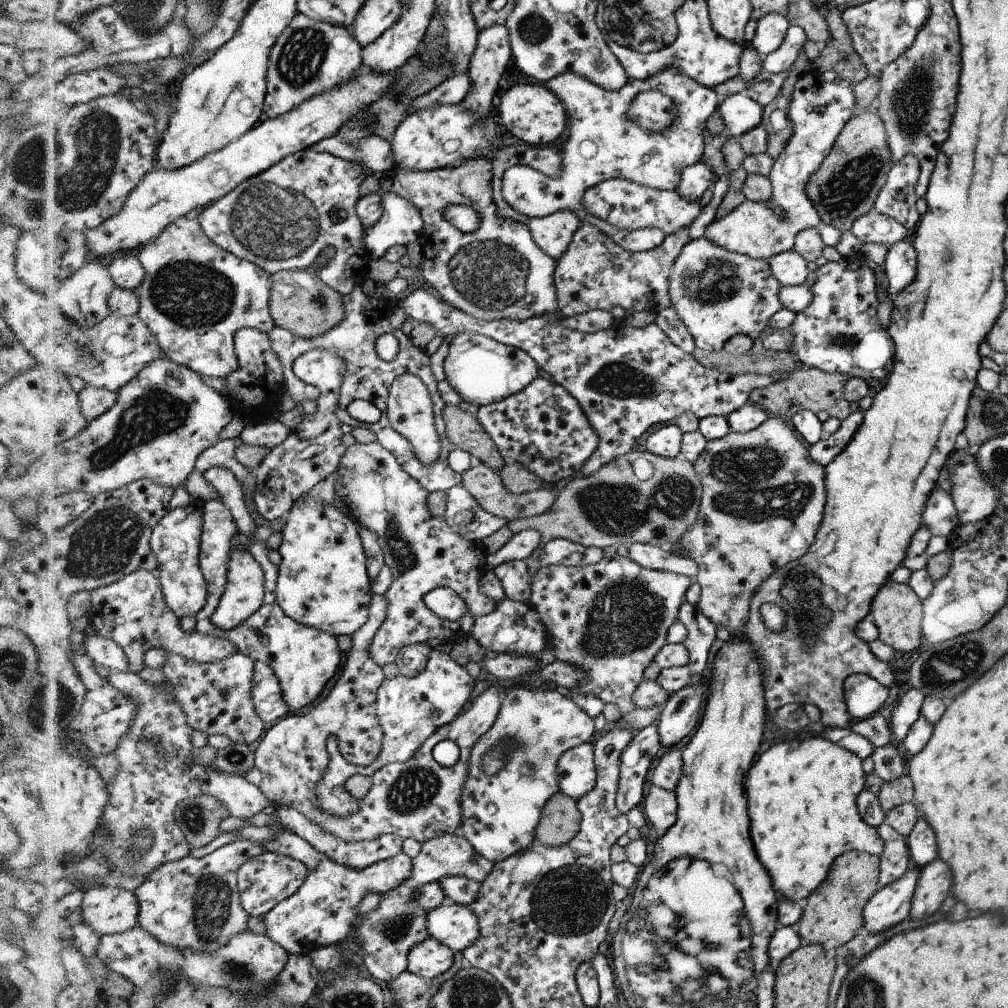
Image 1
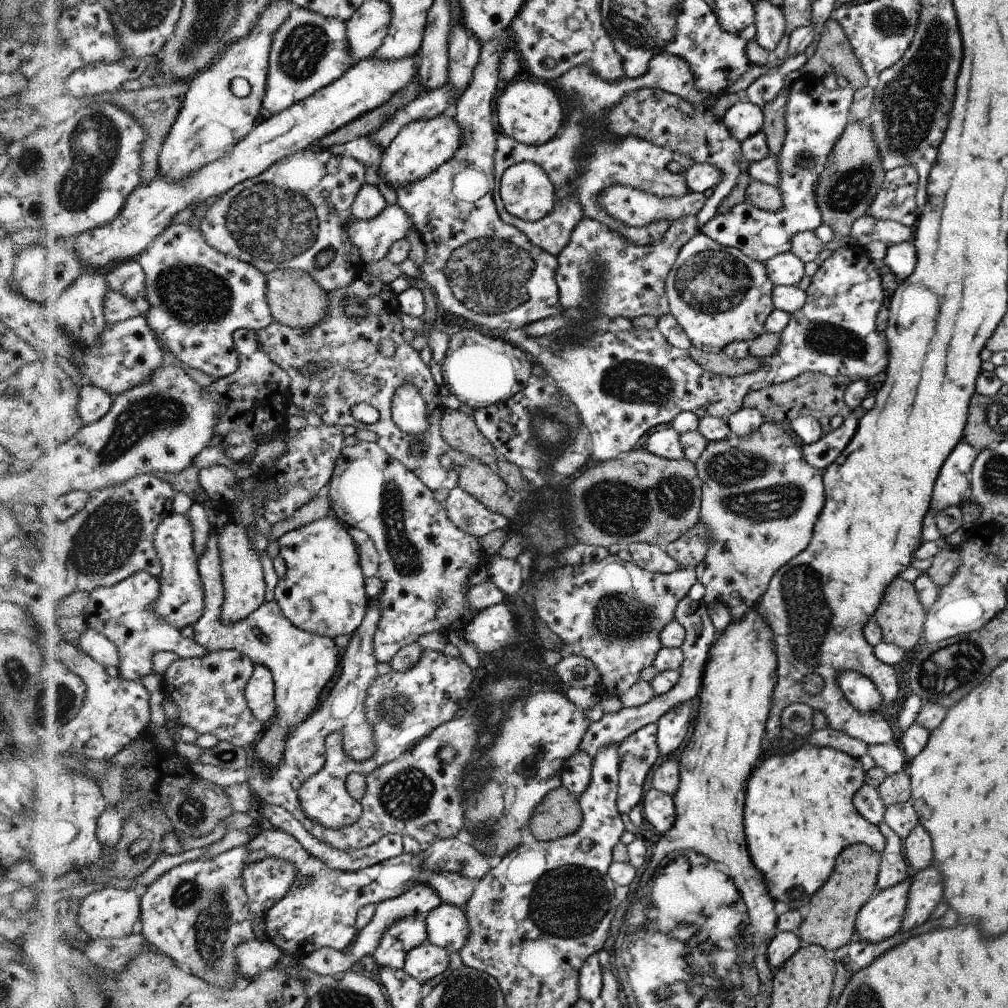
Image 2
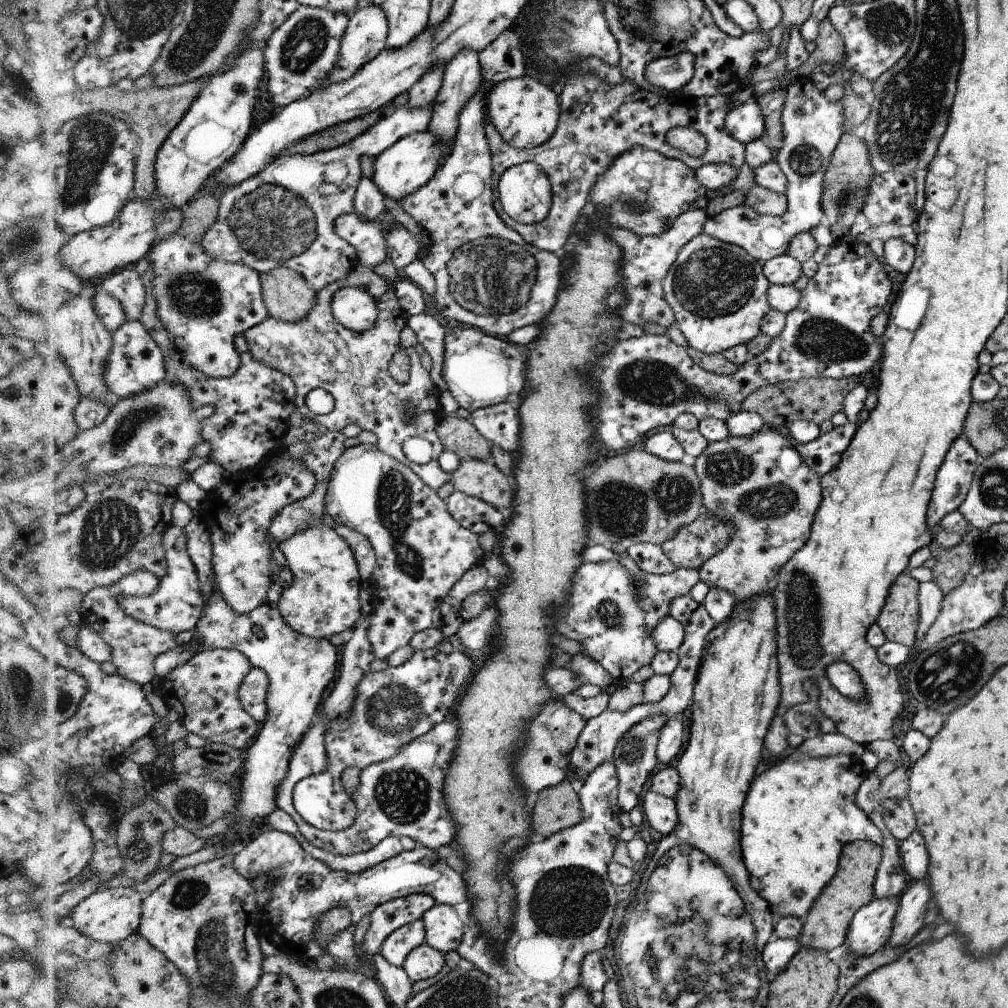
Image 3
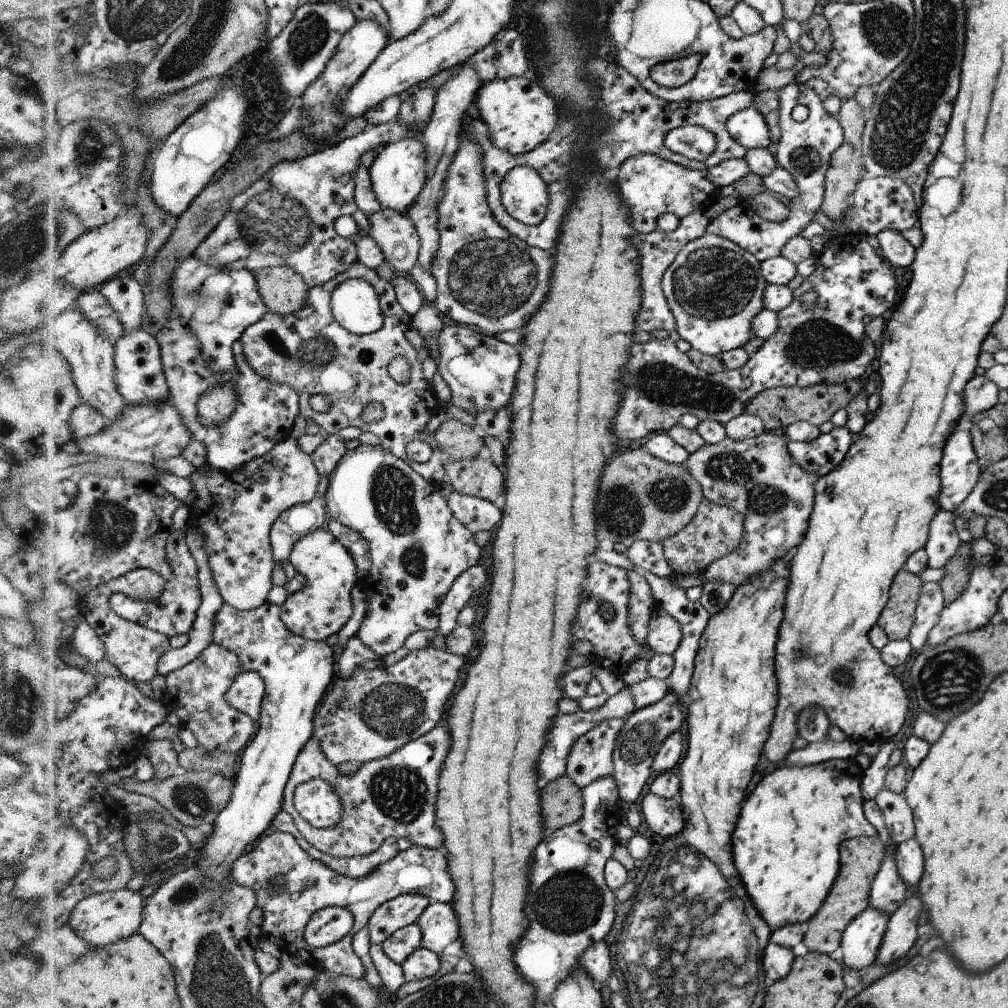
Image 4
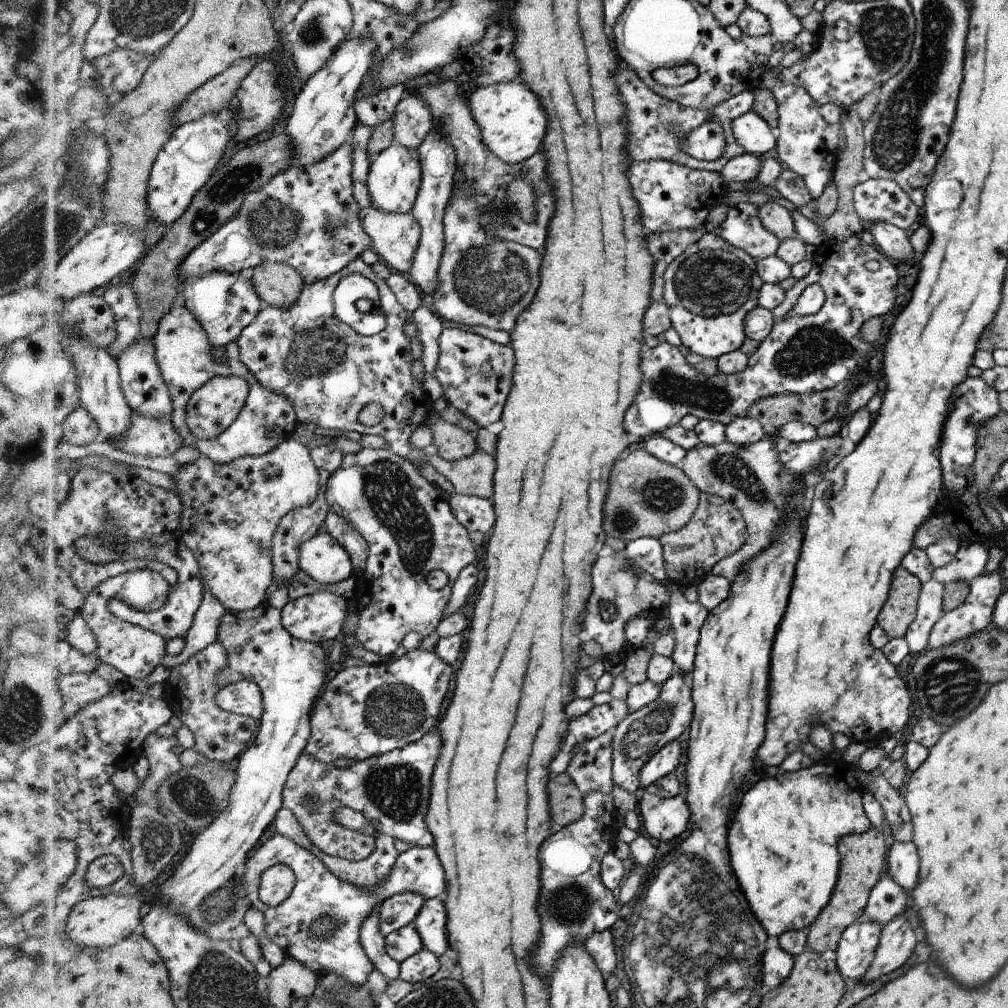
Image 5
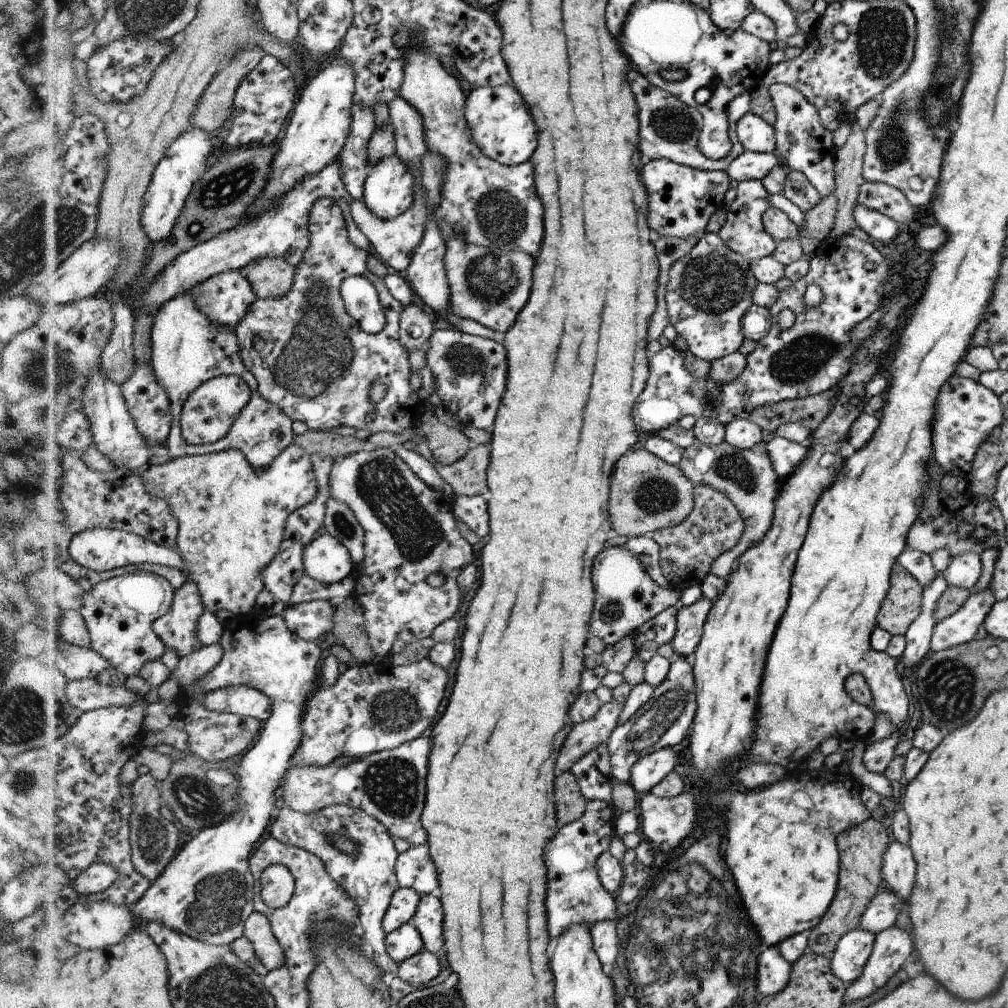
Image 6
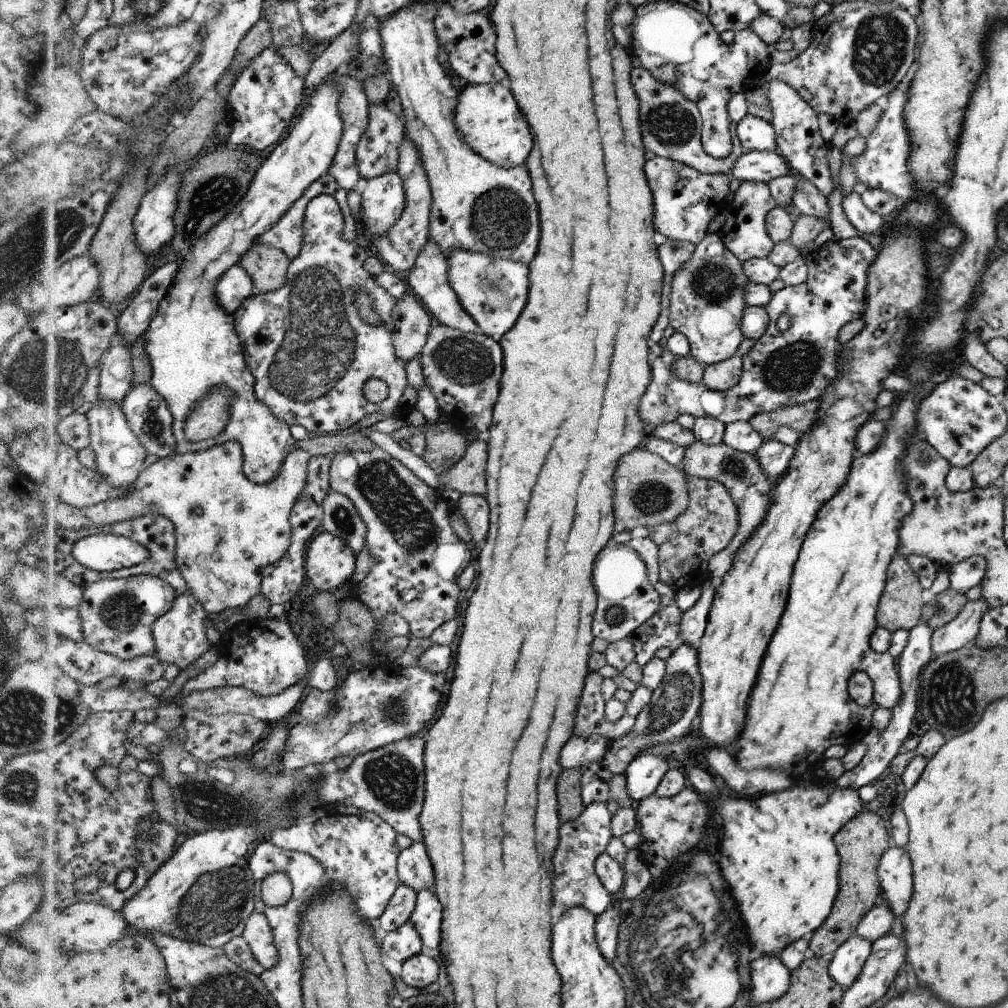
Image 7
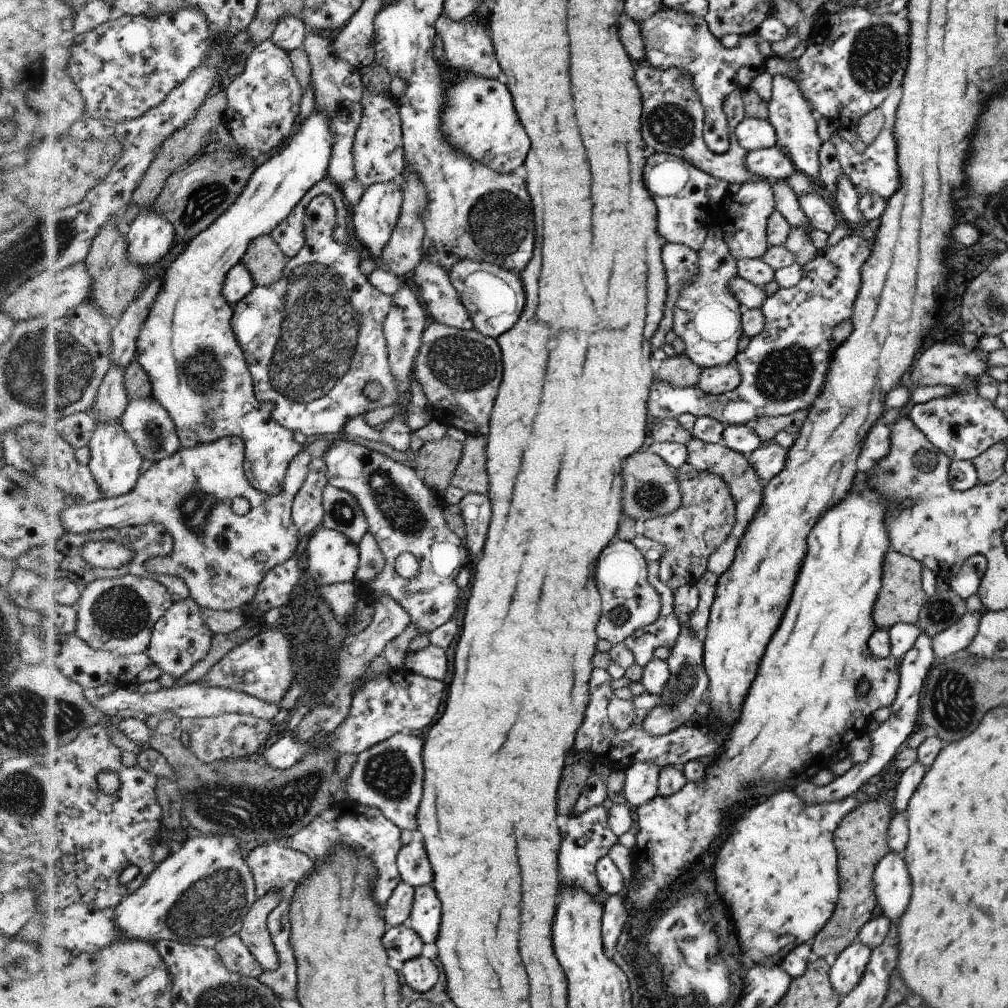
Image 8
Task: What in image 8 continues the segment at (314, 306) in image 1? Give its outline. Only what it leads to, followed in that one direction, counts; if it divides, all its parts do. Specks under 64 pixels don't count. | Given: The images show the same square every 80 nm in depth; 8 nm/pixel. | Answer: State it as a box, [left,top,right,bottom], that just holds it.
[243,235,290,286]

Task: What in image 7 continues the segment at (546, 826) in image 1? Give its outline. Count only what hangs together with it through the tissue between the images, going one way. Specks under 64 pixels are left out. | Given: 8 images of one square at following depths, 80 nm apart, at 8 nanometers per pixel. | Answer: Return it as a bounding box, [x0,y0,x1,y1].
[558,770,585,822]

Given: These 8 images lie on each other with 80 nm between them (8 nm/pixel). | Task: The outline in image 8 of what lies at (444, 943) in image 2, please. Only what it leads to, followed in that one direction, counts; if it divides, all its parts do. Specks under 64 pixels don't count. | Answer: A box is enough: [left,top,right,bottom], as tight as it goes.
[407,884,440,944]

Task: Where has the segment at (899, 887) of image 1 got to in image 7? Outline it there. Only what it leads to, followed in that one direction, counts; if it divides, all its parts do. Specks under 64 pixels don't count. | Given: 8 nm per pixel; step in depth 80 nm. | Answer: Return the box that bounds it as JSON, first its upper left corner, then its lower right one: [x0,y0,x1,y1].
[829,937,872,989]

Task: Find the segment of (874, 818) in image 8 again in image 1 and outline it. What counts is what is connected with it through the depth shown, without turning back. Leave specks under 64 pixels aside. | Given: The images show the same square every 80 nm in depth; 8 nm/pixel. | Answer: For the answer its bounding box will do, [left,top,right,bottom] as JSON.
[796,851,880,949]

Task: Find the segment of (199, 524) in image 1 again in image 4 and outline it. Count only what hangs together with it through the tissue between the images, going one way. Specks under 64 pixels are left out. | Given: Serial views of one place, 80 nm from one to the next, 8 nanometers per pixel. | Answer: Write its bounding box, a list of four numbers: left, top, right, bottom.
[112,531,203,637]

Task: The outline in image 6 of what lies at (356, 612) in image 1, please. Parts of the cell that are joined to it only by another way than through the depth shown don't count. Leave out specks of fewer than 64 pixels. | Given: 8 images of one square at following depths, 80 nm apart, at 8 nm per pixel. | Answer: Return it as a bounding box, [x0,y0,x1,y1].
[282,532,355,641]

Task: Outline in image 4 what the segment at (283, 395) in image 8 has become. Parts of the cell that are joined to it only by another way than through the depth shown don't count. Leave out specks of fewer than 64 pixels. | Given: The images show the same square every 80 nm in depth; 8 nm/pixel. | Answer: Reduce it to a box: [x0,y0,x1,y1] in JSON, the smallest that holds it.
[241,261,446,485]

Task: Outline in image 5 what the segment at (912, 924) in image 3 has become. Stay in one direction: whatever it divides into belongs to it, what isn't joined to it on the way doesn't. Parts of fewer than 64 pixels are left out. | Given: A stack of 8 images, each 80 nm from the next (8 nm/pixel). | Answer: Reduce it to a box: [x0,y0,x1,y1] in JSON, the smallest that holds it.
[861,913,916,982]

